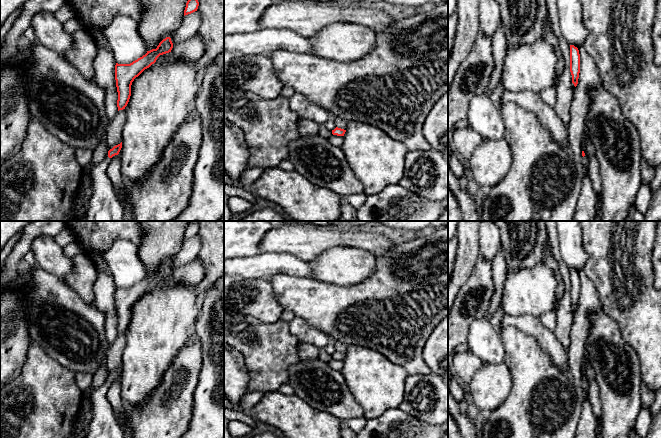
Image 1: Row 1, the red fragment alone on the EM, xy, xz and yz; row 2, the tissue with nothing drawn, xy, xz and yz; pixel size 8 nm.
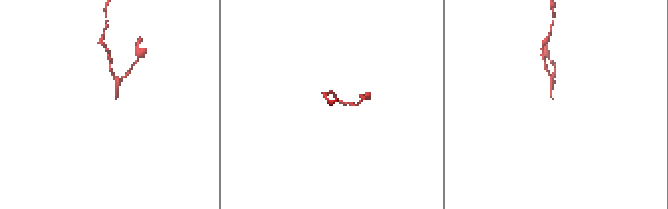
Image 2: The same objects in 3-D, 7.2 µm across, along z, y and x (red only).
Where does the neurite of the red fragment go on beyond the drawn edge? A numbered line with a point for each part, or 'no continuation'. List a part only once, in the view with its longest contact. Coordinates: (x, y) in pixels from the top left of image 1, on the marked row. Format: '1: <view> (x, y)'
1: xy (104, 205)

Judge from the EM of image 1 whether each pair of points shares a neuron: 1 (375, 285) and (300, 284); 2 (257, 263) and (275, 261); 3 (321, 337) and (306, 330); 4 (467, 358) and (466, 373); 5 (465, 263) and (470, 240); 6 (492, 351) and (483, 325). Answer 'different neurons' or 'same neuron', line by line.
1: same neuron
2: same neuron
3: same neuron
4: same neuron
5: same neuron
6: same neuron

